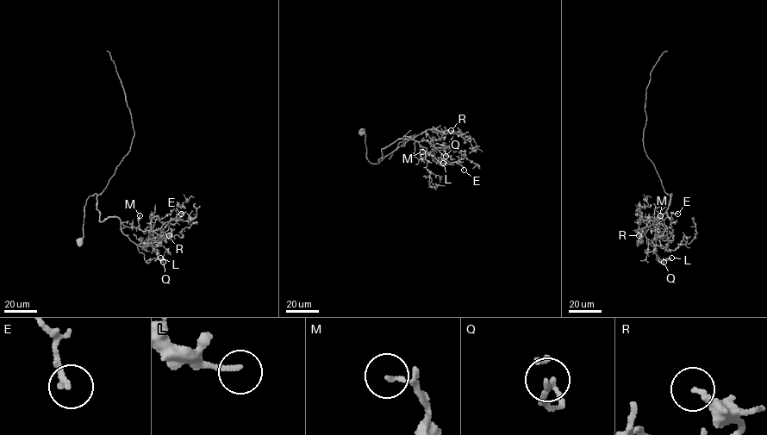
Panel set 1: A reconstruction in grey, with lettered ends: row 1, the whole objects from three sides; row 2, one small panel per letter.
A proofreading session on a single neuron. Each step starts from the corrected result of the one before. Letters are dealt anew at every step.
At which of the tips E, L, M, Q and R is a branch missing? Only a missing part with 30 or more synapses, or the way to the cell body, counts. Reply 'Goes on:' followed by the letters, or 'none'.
Goes on: none

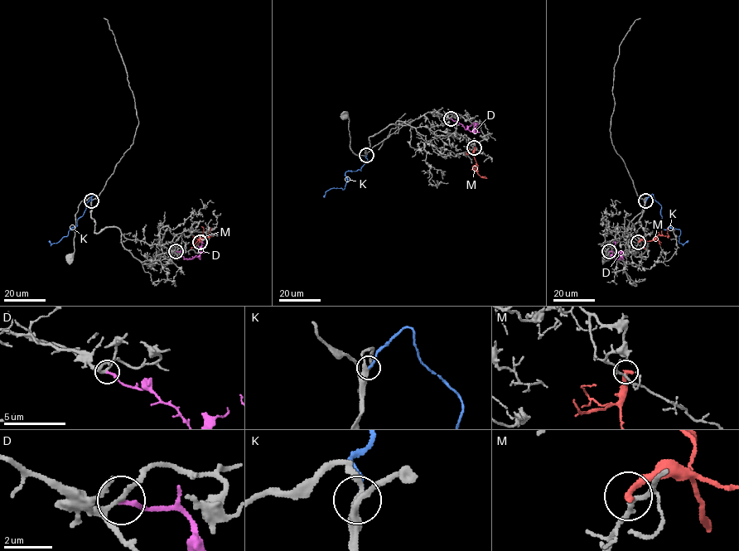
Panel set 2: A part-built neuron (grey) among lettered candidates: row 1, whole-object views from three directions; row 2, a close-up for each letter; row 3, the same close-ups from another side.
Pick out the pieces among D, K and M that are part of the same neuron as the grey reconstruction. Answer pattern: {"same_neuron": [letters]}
{"same_neuron": ["D"]}

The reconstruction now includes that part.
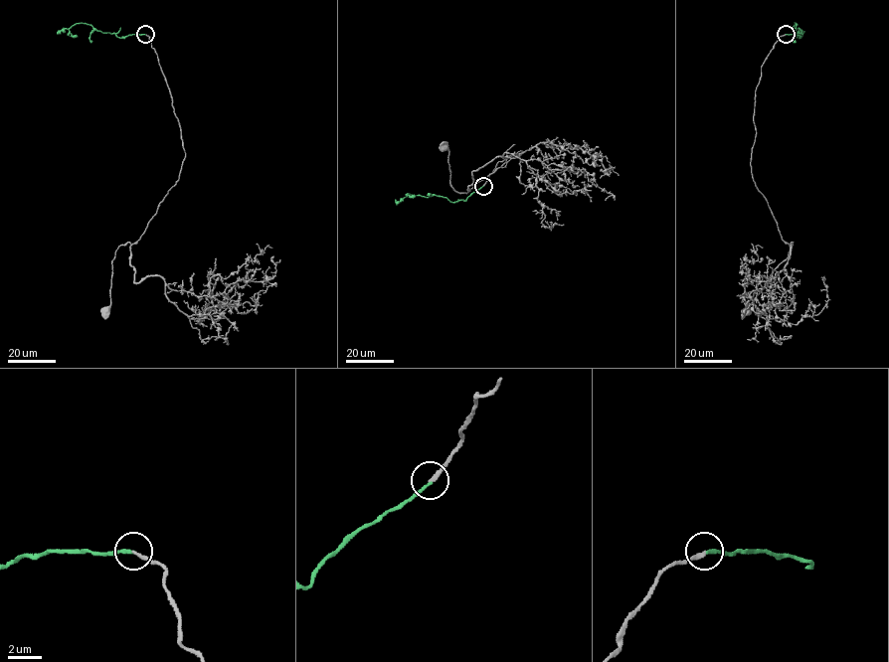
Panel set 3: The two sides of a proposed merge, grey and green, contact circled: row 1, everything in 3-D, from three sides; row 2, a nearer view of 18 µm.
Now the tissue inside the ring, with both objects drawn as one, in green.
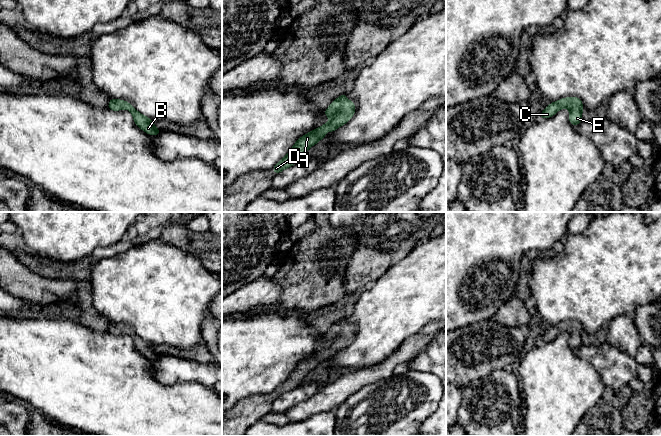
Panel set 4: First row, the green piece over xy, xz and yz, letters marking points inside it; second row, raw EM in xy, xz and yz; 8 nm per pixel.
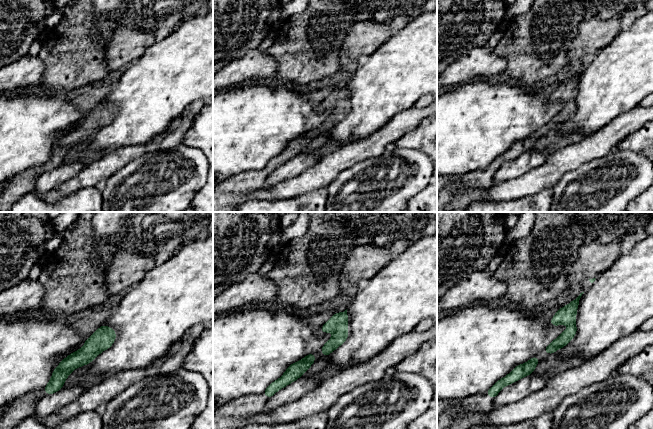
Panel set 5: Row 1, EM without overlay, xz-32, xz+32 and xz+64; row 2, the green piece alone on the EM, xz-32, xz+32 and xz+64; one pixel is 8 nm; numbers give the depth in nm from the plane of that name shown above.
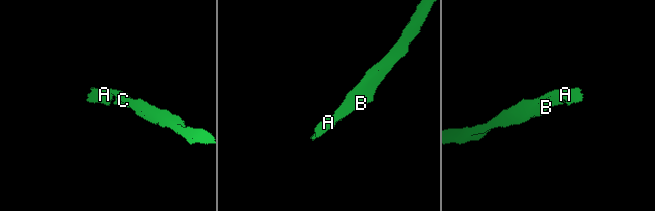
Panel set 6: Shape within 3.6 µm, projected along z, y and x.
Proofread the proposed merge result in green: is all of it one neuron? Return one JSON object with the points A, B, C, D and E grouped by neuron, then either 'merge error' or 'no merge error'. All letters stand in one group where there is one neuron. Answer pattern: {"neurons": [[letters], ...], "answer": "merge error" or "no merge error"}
{"neurons": [["A", "B", "C", "D", "E"]], "answer": "no merge error"}

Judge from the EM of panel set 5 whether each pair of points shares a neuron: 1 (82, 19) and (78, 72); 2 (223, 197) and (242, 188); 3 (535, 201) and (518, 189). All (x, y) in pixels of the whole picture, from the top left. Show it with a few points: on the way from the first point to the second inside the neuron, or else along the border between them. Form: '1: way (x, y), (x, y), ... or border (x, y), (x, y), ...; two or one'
1: way (79, 32), (78, 59); one
2: way (228, 193), (232, 189), (237, 188); one
3: border (550, 188), (544, 188), (535, 193), (505, 201); two

